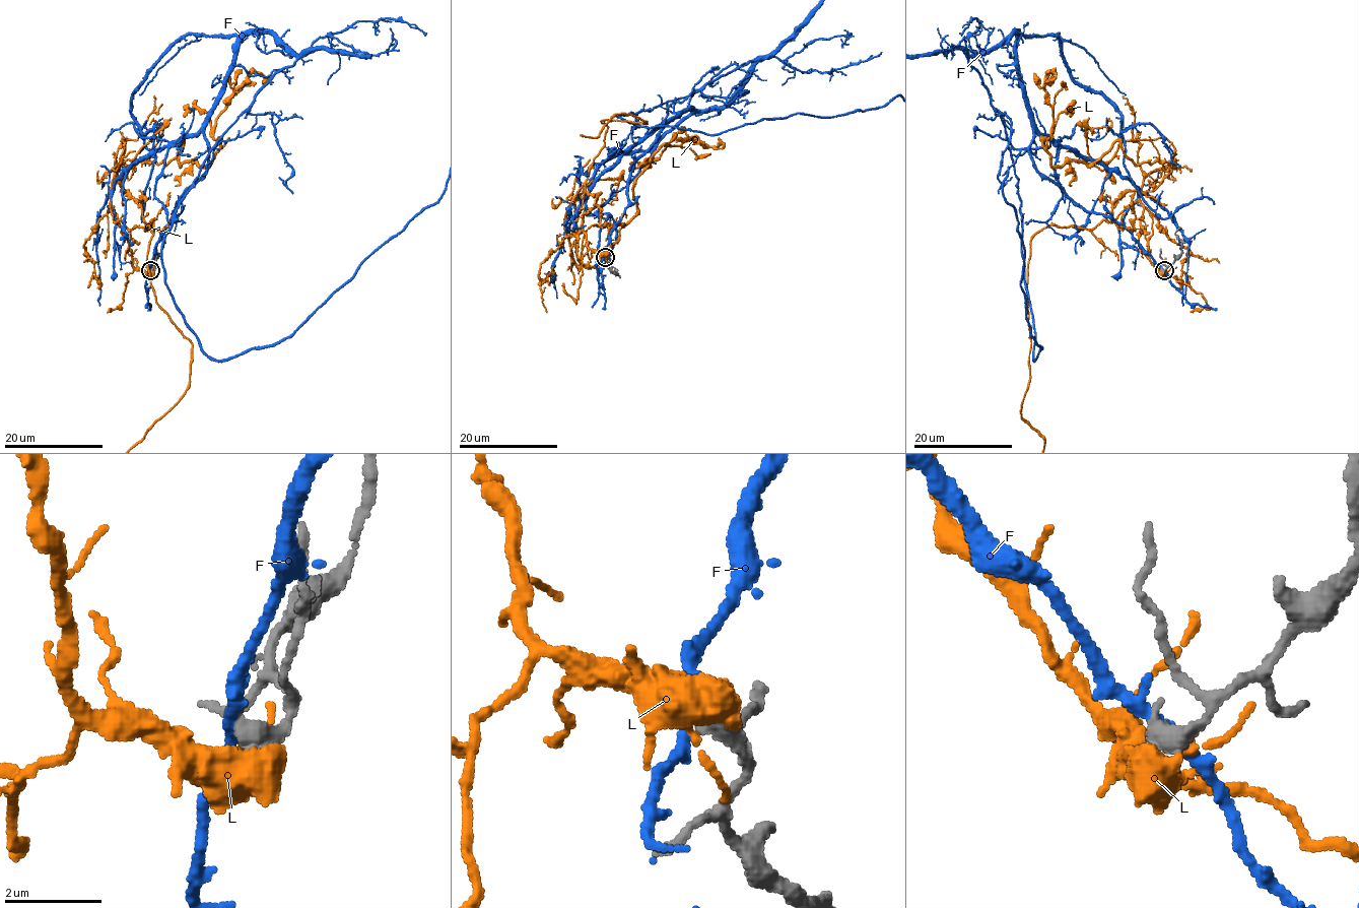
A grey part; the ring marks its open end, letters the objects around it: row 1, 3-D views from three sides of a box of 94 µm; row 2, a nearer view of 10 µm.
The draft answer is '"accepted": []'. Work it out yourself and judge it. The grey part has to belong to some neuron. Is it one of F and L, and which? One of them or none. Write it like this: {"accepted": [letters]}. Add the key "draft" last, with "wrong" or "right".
{"accepted": ["L"], "draft": "wrong"}

